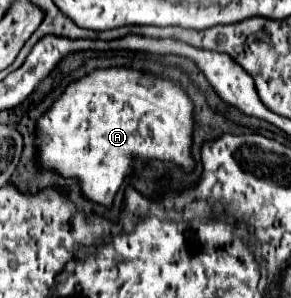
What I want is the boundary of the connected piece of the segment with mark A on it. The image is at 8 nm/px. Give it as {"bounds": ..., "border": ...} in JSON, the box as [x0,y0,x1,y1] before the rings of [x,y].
{"bounds":[37,67,193,207],"border":[[[125,67],[101,69],[79,79],[77,83],[71,83],[65,93],[37,121],[39,163],[47,169],[57,169],[59,173],[63,173],[63,177],[77,177],[87,199],[109,207],[125,175],[129,173],[131,155],[143,161],[163,159],[174,165],[181,165],[185,171],[191,171],[193,157],[189,127],[193,127],[193,103],[179,83],[163,77],[139,75],[133,69]]]}

